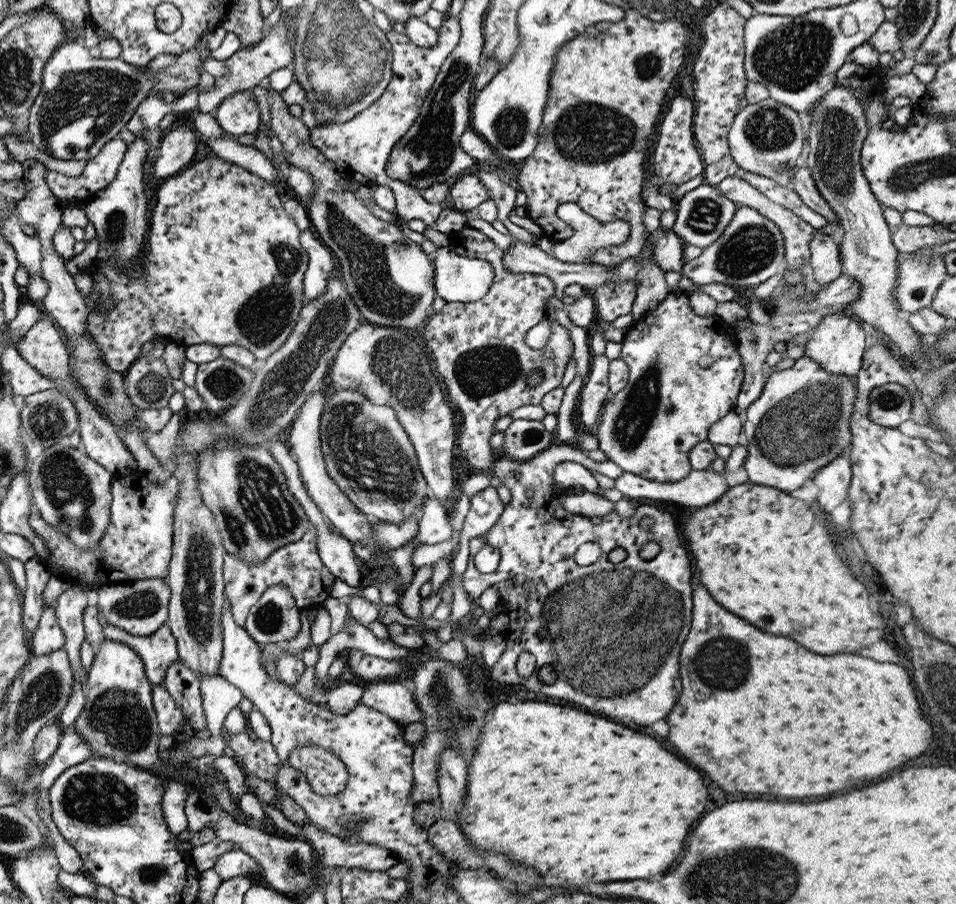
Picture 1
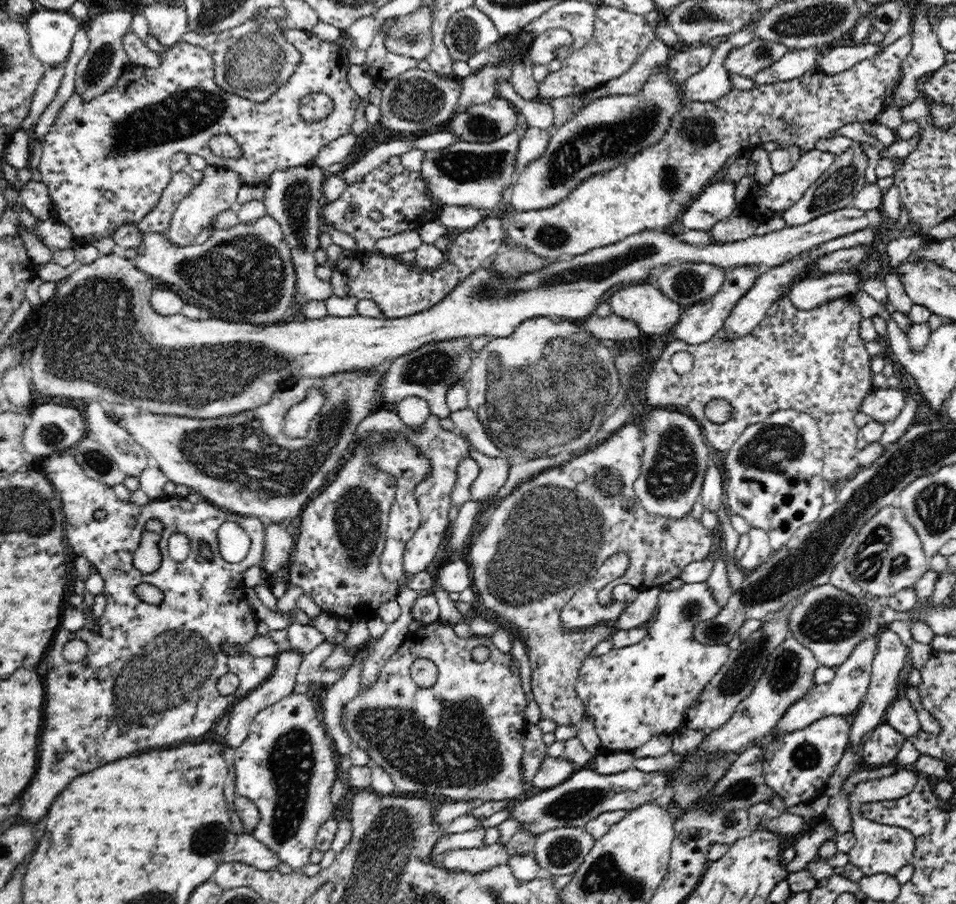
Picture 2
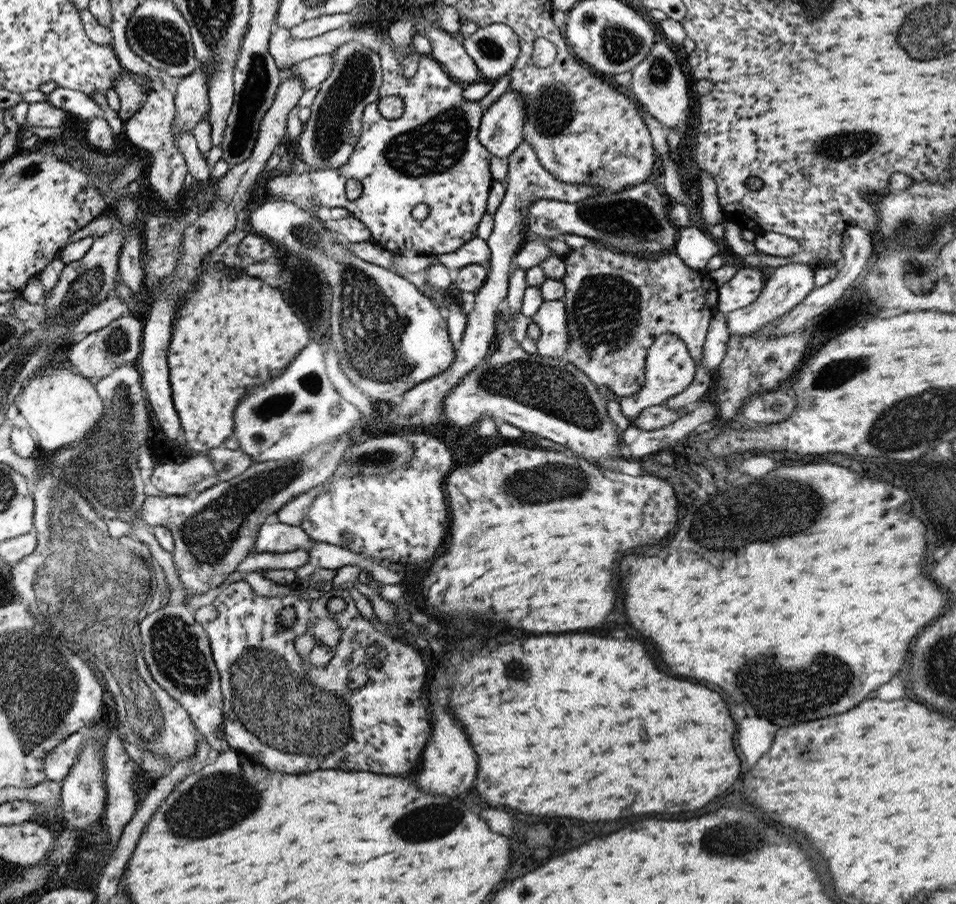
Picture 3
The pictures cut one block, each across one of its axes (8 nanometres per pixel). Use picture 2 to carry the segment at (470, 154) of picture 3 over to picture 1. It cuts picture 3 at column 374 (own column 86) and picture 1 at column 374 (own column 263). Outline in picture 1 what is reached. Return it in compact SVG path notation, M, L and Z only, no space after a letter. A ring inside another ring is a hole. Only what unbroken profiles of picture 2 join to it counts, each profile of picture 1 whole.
M452 13L446 15L437 30L435 46L431 48L419 48L407 36L399 32L393 30L385 32L385 37L391 47L390 72L392 76L380 96L348 122L316 124L309 129L310 144L334 164L335 172L343 180L387 186L394 196L394 214L405 223L419 219L425 223L425 226L432 227L442 210L441 206L428 204L421 197L420 191L407 185L405 181L387 177L384 166L395 144L416 120L427 92L431 89L436 74L439 73L441 63L457 45L461 34L458 26L457 15Z

